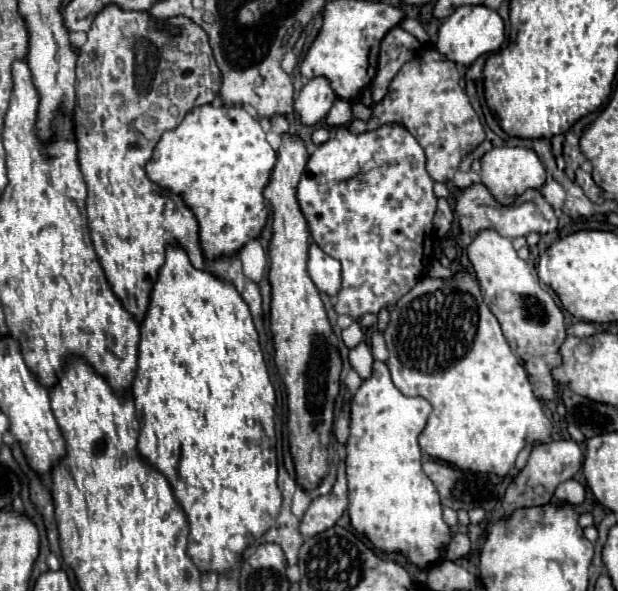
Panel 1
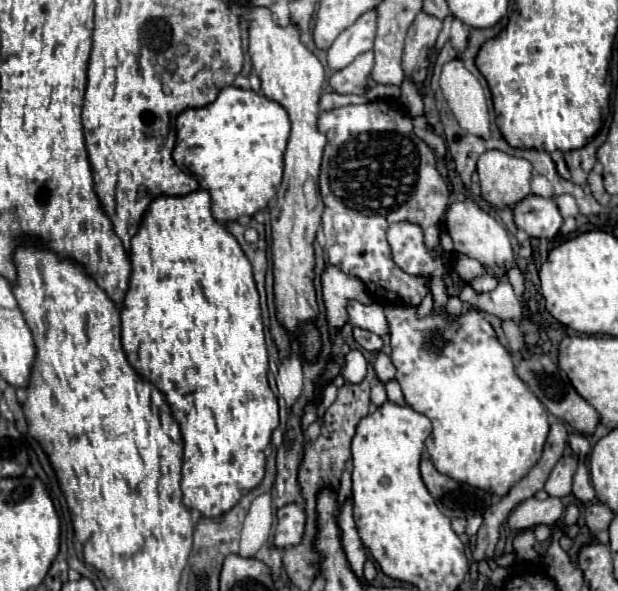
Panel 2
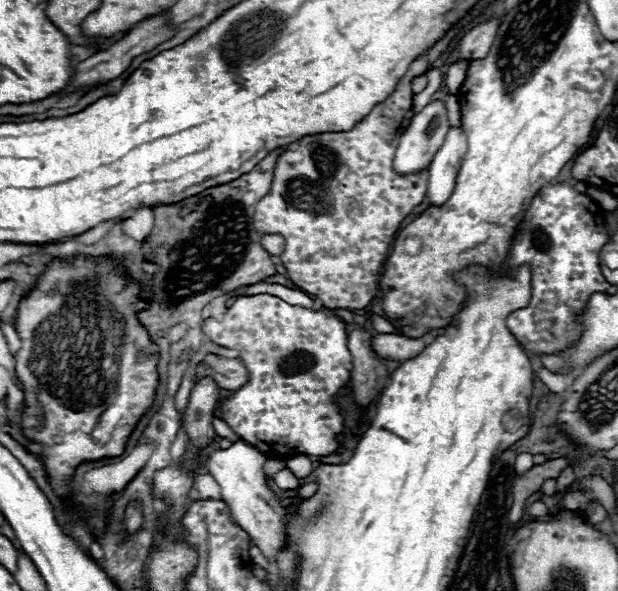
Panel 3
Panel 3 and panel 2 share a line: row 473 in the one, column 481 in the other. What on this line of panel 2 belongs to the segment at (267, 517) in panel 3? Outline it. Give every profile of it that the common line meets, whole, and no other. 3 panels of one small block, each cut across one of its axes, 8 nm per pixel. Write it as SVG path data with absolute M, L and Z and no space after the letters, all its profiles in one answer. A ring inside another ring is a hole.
M466 198L466 200L452 202L446 208L446 228L448 228L448 232L454 240L456 252L470 256L470 258L476 258L484 266L492 268L498 276L506 274L506 270L514 266L514 252L512 252L512 246L510 246L510 240L508 240L508 232L488 212L484 212L476 204L476 200Z

